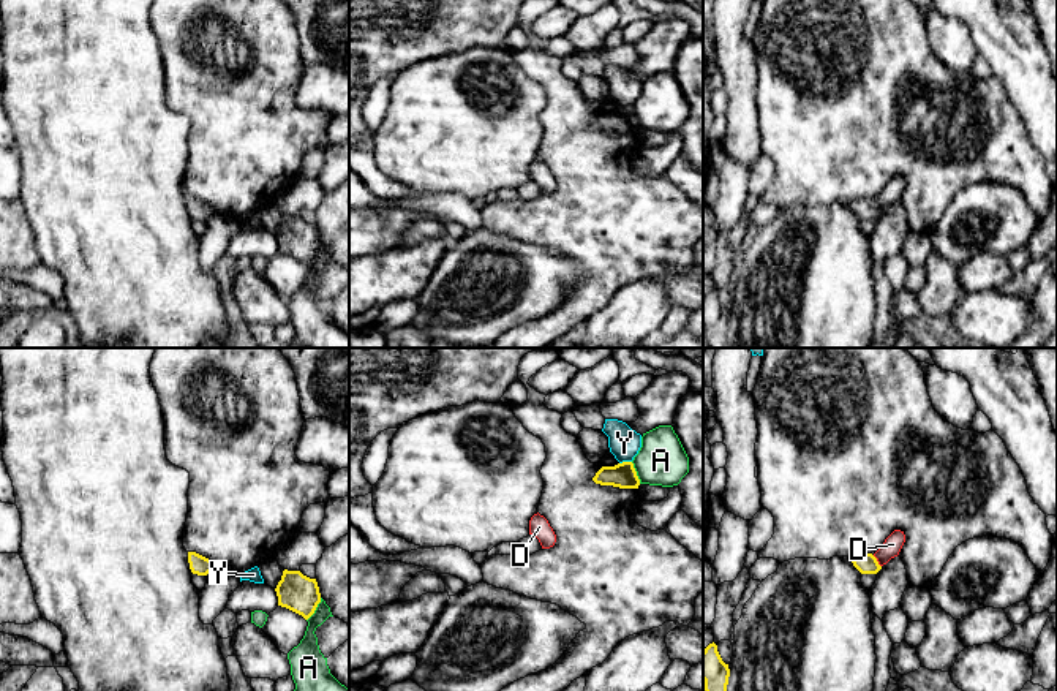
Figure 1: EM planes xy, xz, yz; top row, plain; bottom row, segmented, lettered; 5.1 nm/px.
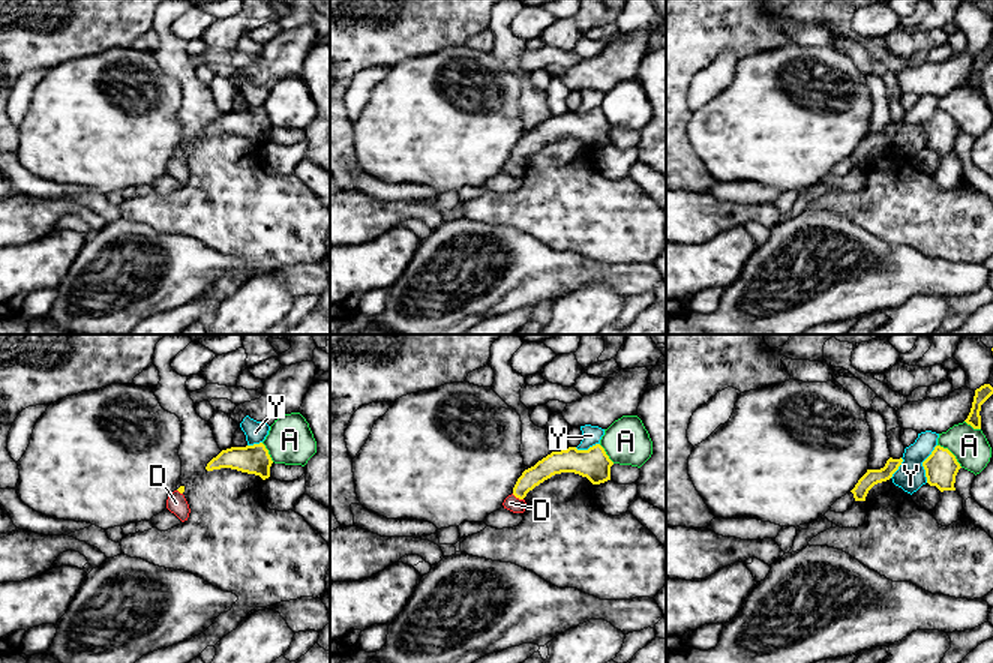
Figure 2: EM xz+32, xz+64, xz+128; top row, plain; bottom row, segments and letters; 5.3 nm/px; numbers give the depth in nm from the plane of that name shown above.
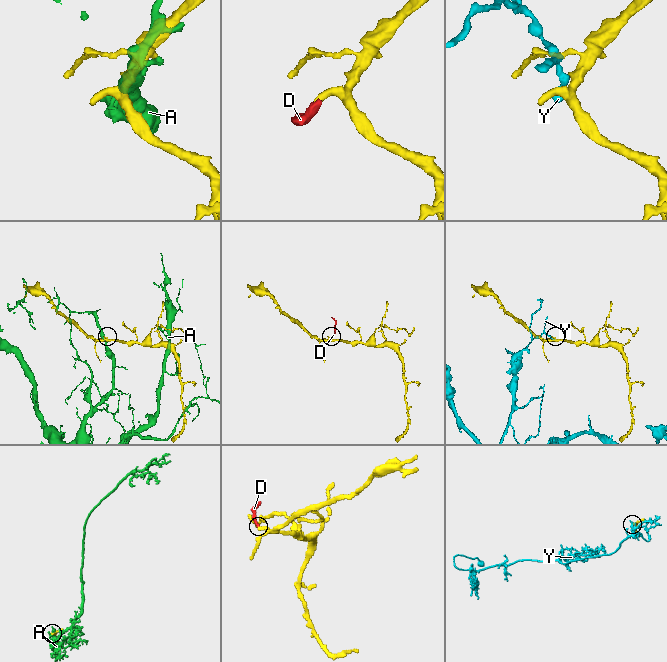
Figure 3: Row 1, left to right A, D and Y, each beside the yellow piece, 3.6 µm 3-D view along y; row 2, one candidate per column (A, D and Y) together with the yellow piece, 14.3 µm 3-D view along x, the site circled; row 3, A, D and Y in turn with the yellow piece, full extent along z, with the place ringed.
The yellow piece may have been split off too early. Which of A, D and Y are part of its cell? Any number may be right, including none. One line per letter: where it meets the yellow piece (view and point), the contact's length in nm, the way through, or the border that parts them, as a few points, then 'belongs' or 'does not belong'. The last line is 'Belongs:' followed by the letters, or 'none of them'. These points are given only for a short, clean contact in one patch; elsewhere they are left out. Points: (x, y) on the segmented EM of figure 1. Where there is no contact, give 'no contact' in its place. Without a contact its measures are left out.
A: xy (315, 609) | 140 nm | does not belong
D: yz (877, 562) | 80 nm | across yz (866, 563), (877, 562), (893, 544) | belongs
Y: xz (624, 462) | 70 nm | along xz (631, 460), (620, 464) | does not belong
Belongs: D

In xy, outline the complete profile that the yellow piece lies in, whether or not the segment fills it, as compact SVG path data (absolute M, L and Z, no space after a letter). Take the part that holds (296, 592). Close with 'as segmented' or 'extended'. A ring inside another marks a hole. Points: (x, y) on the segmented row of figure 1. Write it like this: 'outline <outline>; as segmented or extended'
outline M284 569L275 591L278 596L278 606L302 615L305 620L314 614L321 602L316 579L310 579L300 571Z; as segmented

